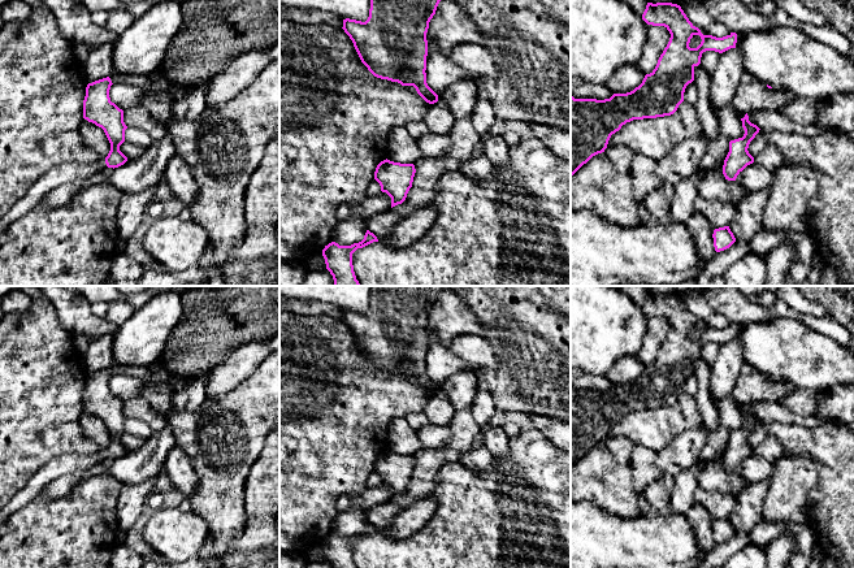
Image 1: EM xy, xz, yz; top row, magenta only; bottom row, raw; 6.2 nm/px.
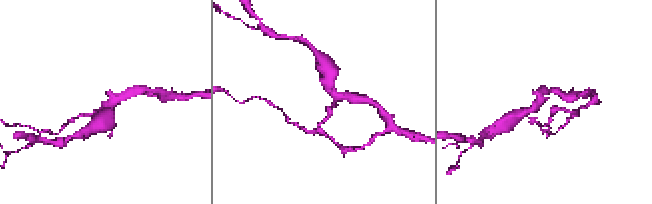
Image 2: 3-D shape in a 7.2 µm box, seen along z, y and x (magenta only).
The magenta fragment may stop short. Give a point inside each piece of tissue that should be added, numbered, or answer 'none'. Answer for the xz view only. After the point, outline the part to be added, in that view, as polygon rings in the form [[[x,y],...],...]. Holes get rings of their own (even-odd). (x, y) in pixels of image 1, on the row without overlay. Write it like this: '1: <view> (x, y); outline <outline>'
none

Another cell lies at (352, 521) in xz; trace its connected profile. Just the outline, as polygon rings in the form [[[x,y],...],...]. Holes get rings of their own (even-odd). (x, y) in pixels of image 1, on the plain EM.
[[[348,510],[339,512],[333,524],[333,533],[339,537],[351,537],[364,530],[367,513],[361,510]]]

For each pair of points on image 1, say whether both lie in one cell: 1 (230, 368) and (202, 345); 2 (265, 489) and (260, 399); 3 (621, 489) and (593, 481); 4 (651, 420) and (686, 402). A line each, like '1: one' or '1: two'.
1: two
2: two
3: one
4: one

